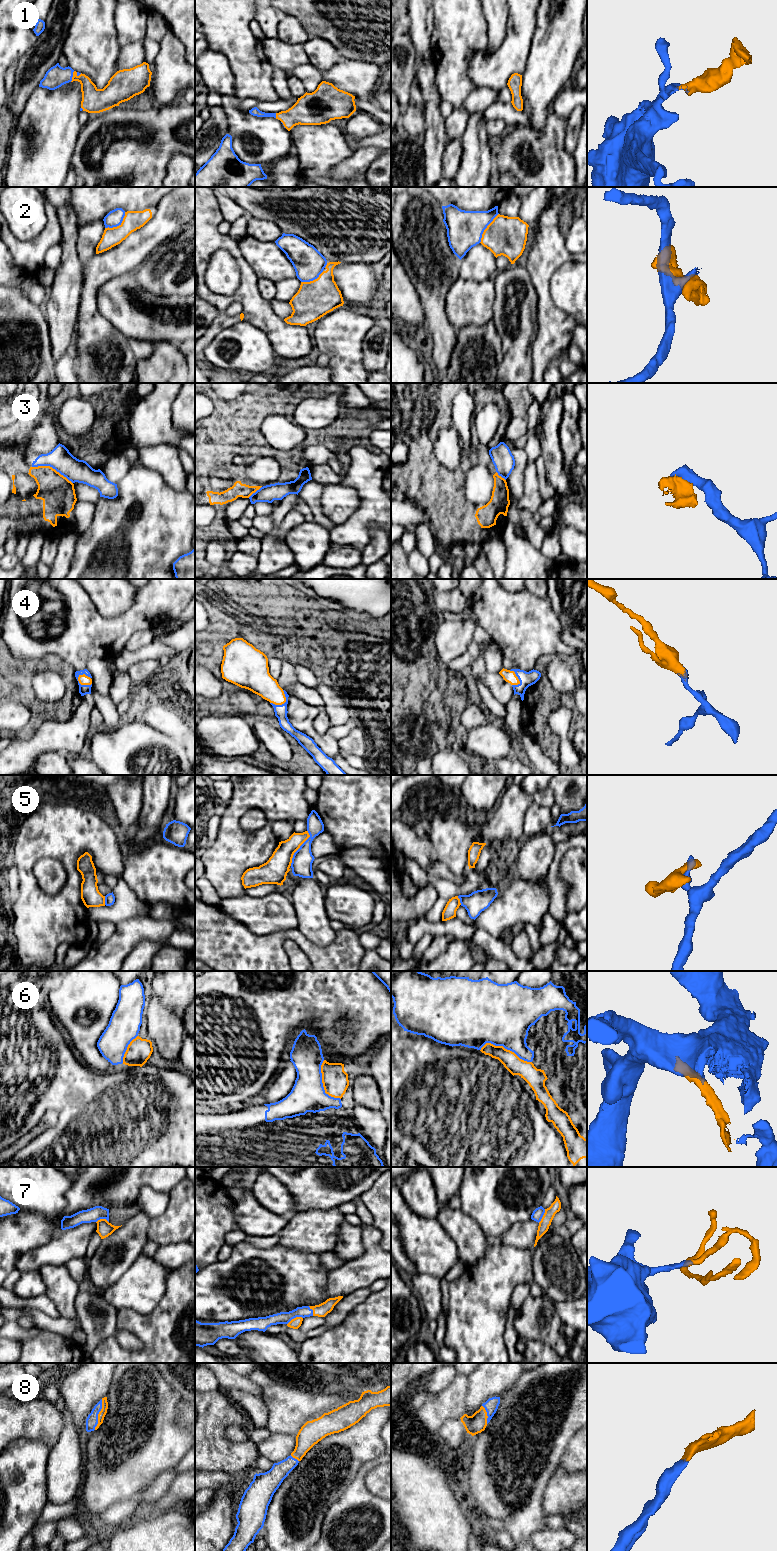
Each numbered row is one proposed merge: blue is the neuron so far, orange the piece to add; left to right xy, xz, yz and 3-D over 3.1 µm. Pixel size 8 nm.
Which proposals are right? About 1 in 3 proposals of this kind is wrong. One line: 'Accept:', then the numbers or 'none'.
Accept: 1, 4, 7, 8

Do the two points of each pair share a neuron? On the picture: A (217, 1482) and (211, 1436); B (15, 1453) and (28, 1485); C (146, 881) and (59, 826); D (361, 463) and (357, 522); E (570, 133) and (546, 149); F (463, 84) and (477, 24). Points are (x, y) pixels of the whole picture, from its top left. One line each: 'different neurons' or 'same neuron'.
A: different neurons
B: same neuron
C: different neurons
D: same neuron
E: different neurons
F: same neuron

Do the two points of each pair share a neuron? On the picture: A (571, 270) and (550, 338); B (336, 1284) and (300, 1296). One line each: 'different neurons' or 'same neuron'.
A: different neurons
B: different neurons

